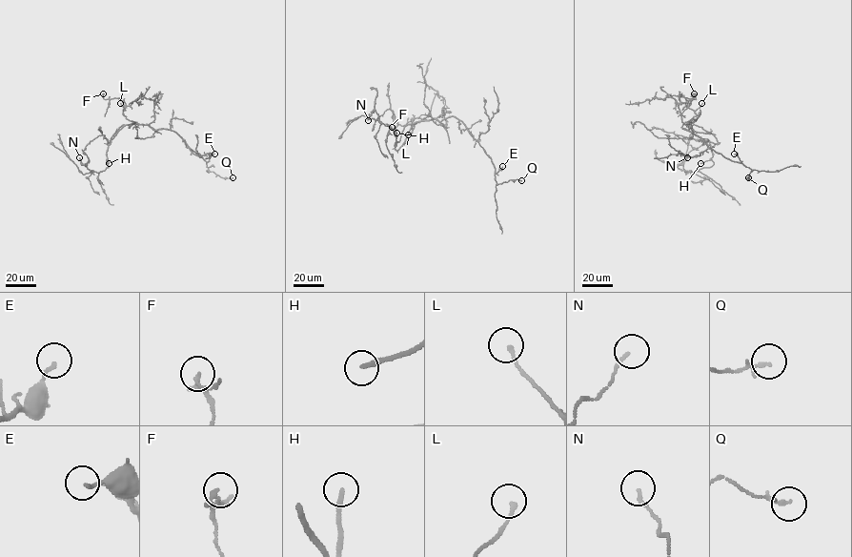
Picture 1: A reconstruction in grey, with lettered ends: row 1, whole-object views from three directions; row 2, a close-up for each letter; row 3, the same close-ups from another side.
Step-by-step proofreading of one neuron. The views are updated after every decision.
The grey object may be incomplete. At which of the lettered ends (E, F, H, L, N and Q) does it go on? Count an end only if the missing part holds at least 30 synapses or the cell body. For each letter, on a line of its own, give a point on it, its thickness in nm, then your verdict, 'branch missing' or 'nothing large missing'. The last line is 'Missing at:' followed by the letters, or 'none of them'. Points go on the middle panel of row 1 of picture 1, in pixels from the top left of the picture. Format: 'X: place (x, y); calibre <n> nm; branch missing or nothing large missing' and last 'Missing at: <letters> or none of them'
E: place (502, 166); calibre 140 nm; nothing large missing
F: place (392, 127); calibre 140 nm; nothing large missing
H: place (396, 133); calibre 200 nm; branch missing
L: place (408, 134); calibre 170 nm; nothing large missing
N: place (368, 120); calibre 140 nm; nothing large missing
Q: place (521, 180); calibre 160 nm; nothing large missing
Missing at: H

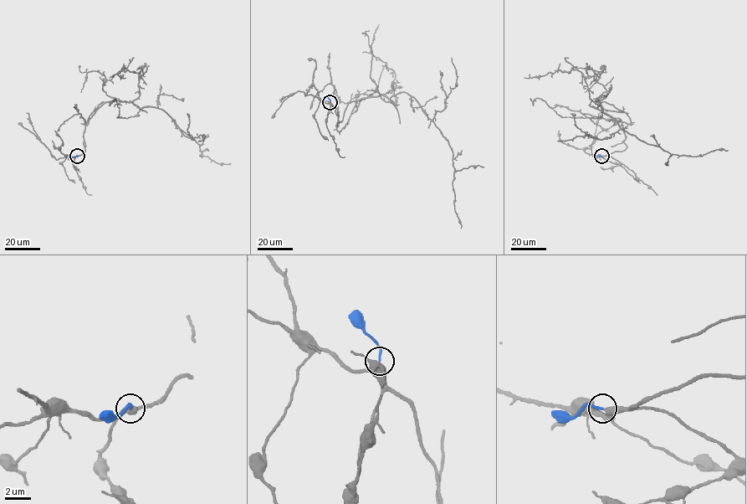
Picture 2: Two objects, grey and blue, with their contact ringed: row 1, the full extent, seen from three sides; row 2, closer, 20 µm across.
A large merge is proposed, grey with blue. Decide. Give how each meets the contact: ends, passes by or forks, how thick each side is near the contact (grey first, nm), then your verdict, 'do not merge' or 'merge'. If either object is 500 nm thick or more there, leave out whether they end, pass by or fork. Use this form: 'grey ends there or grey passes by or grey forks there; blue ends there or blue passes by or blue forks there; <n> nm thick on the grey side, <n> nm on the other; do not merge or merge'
grey passes by; blue ends there; 360 nm thick on the grey side, 150 nm on the other; merge

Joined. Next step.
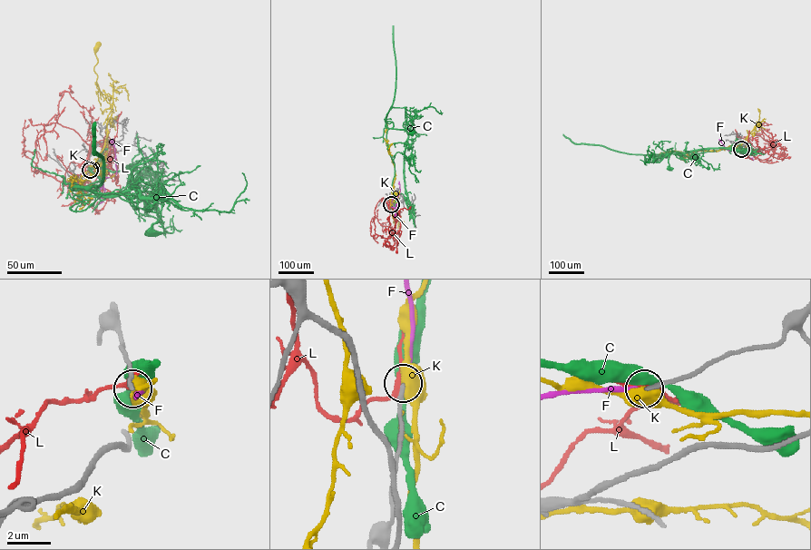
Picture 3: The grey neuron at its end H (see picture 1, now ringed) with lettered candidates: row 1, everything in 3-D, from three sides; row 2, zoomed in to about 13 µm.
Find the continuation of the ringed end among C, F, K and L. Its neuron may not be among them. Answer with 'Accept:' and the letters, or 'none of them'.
Accept: F

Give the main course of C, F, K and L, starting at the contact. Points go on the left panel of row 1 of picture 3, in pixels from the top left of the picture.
C: (89, 170), (100, 165), (89, 169), (99, 181), (78, 189), (73, 177), (102, 196), (159, 191), (151, 232)
F: (89, 170), (96, 176), (112, 177), (116, 174), (113, 139)
K: (90, 170), (103, 162), (102, 150), (112, 101), (109, 93), (102, 93), (96, 82), (96, 48)
L: (89, 170), (76, 177), (86, 203), (79, 201), (89, 159), (120, 185), (105, 196)

